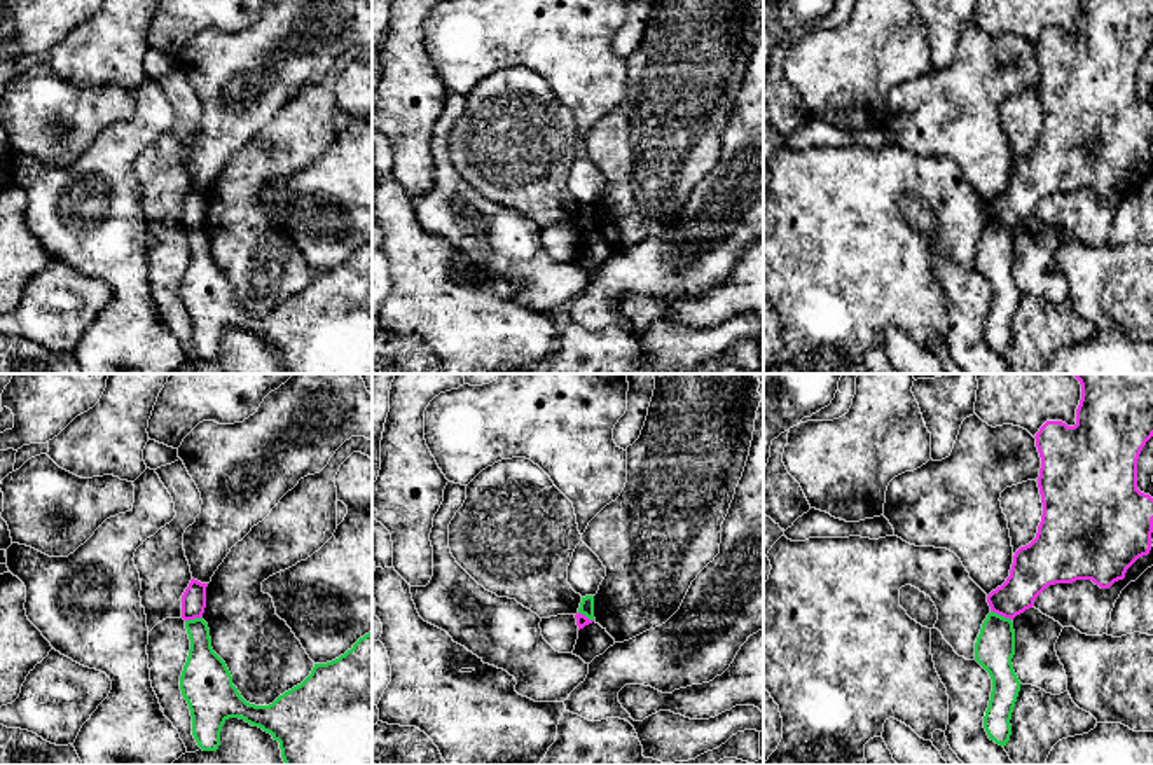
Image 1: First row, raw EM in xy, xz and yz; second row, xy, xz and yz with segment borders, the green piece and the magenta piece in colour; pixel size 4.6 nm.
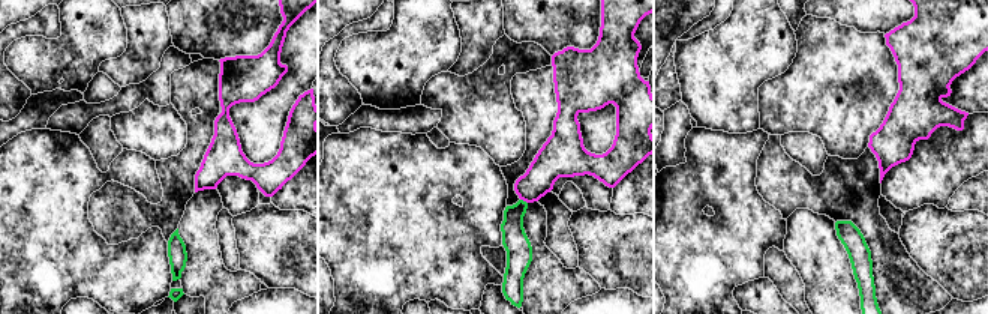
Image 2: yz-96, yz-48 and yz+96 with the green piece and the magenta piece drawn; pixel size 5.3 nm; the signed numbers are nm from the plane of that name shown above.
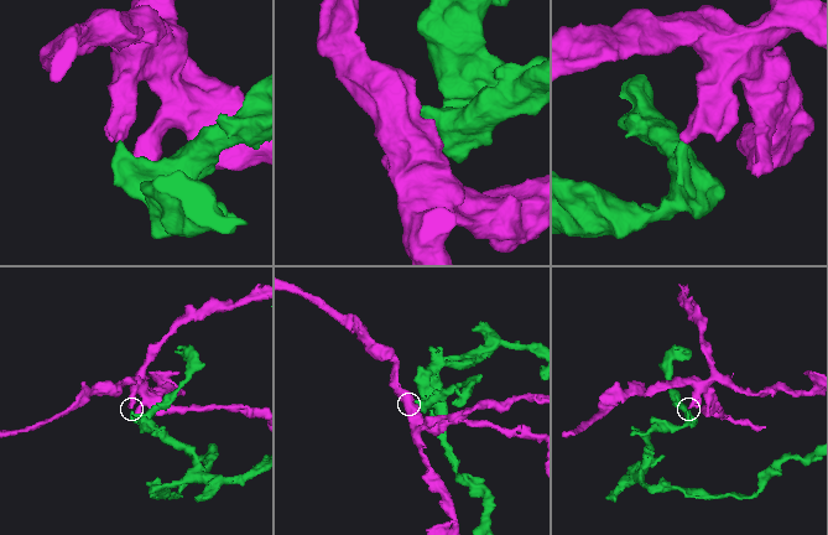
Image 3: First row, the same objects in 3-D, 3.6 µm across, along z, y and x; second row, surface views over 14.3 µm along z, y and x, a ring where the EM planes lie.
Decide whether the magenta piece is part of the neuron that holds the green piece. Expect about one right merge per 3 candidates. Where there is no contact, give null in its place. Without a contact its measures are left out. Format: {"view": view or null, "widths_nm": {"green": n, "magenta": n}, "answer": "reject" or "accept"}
{"view": "yz", "widths_nm": {"green": 190, "magenta": 190}, "answer": "reject"}

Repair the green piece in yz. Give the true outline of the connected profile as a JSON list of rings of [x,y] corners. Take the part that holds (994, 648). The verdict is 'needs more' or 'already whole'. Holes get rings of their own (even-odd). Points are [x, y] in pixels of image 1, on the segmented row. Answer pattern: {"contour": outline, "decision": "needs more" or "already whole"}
{"contour": [[[991,611],[984,620],[975,643],[975,660],[992,679],[992,692],[984,716],[984,728],[989,739],[1003,748],[1011,735],[1010,720],[1022,685],[1013,671],[1013,655],[1013,622]]], "decision": "already whole"}

